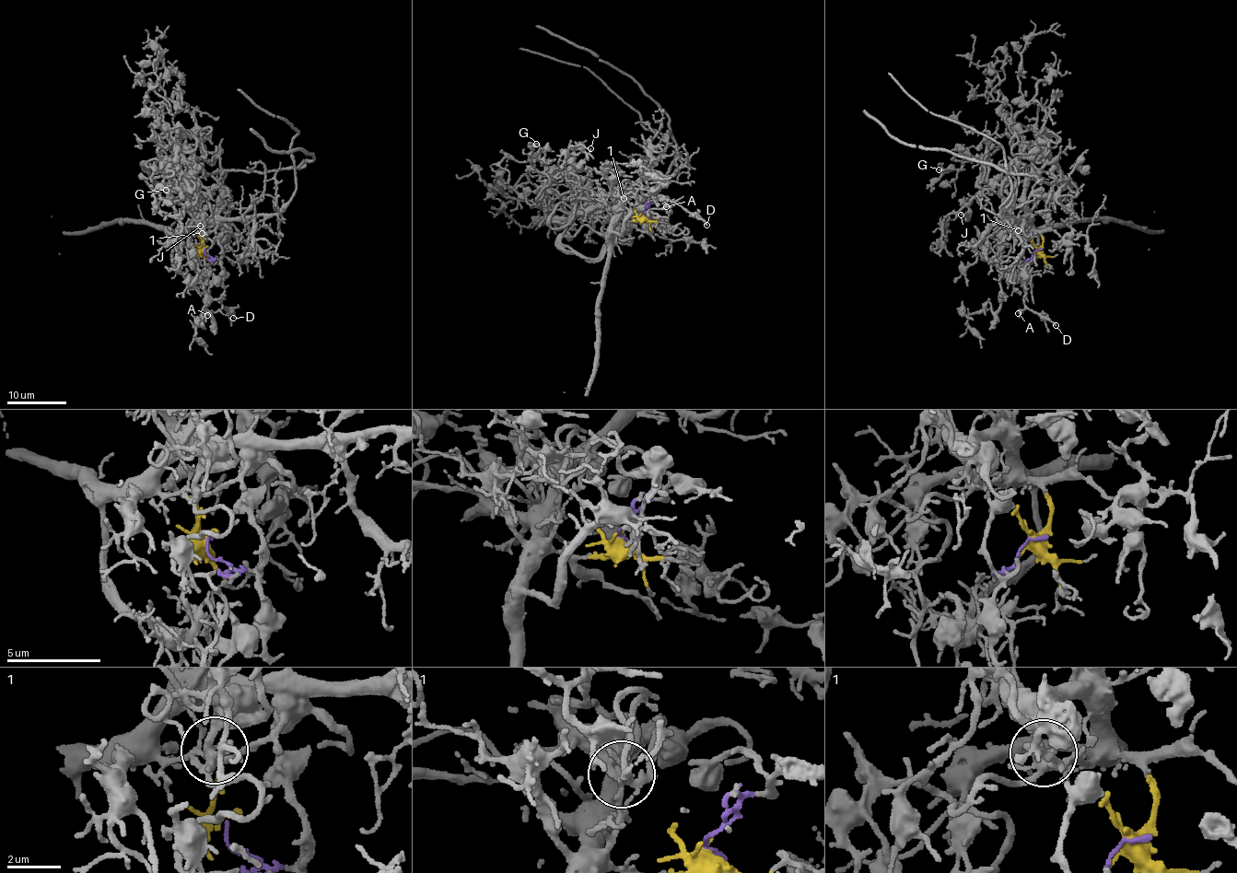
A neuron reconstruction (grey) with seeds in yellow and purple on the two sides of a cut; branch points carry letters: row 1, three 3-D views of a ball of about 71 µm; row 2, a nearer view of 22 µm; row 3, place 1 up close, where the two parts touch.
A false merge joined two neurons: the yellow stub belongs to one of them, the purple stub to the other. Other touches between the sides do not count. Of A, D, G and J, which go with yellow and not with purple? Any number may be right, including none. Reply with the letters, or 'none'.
none

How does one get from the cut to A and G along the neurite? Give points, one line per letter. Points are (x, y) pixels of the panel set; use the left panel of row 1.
A: (204, 250), (206, 254), (219, 261), (225, 289), (221, 298), (222, 307), (207, 315)
G: (204, 250), (221, 260), (230, 230), (203, 234), (197, 193), (169, 161), (146, 161), (171, 172), (165, 189)

